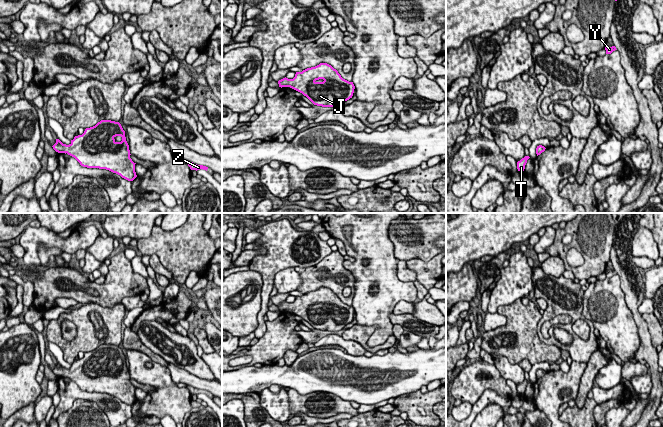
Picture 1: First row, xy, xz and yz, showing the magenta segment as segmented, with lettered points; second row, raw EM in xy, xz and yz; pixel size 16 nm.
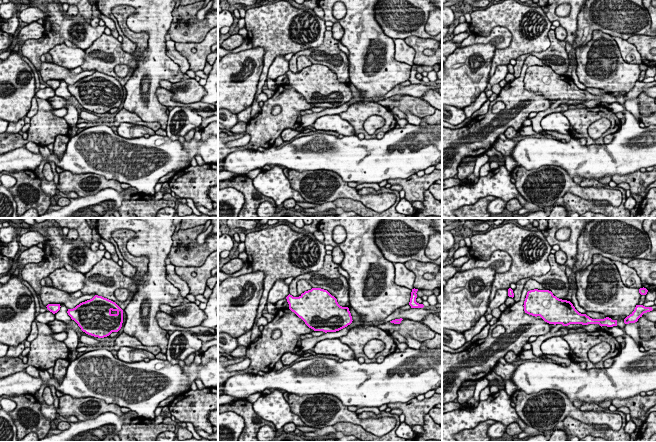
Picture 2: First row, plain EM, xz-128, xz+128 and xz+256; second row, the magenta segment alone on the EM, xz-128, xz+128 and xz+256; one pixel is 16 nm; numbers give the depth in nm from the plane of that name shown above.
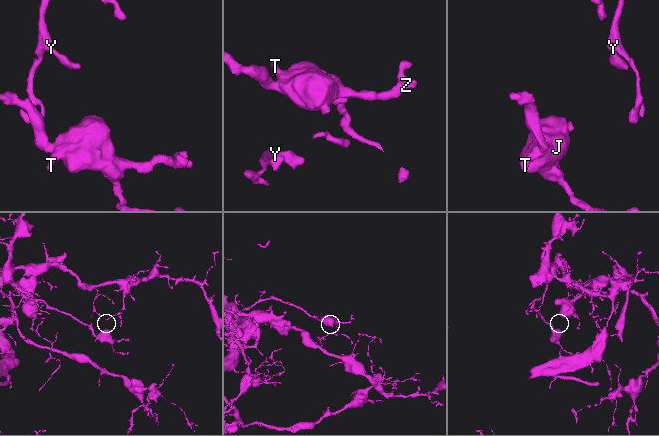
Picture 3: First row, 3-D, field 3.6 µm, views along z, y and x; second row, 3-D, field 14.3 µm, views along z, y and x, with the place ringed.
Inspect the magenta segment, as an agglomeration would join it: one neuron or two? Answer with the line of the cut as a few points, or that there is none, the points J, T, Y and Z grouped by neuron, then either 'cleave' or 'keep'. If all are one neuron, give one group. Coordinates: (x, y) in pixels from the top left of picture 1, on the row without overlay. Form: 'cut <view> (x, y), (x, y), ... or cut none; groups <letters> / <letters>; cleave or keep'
cut none; groups J T Y Z; keep

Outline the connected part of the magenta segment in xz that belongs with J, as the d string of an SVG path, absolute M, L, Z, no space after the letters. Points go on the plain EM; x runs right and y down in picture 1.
M327 287L296 296L293 303L283 302L279 311L290 311L306 320L314 329L339 331L352 322L355 310Z

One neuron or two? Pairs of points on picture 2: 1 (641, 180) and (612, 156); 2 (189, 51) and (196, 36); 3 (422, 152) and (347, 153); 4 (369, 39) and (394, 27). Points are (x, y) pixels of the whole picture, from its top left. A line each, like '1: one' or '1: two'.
1: two
2: two
3: one
4: two

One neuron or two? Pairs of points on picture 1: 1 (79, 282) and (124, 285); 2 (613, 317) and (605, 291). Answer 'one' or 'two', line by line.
1: one
2: one

